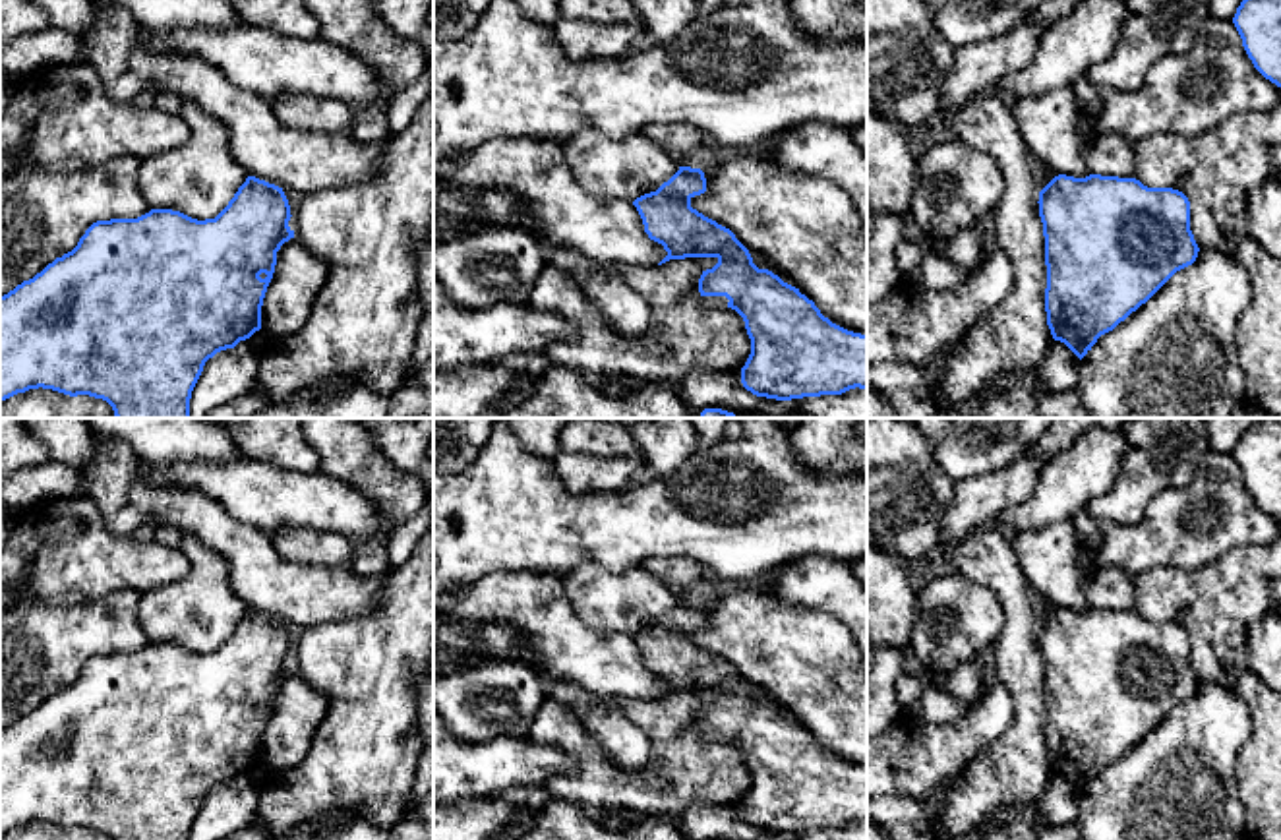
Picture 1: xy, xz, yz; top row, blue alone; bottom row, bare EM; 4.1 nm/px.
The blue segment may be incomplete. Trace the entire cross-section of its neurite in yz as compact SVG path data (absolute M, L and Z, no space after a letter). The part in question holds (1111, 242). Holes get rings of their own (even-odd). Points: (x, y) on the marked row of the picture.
M1058 174L1039 192L1037 203L1045 236L1047 325L1053 339L1064 343L1080 360L1101 335L1146 304L1177 271L1192 265L1200 252L1190 230L1190 201L1173 188L1147 188L1136 178Z

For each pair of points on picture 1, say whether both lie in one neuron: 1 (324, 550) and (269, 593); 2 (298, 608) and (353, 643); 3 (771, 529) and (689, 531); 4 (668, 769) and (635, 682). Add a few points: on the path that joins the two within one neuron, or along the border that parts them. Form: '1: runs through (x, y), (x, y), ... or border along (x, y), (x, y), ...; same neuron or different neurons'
1: border along (269, 535), (275, 550), (289, 560), (351, 568); different neurons
2: border along (368, 612), (339, 622), (314, 624), (304, 630); different neurons
3: runs through (751, 529), (745, 533), (709, 531); same neuron
4: border along (618, 697), (656, 699); different neurons

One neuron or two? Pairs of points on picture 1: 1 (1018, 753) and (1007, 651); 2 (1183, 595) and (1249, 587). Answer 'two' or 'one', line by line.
1: one
2: one

